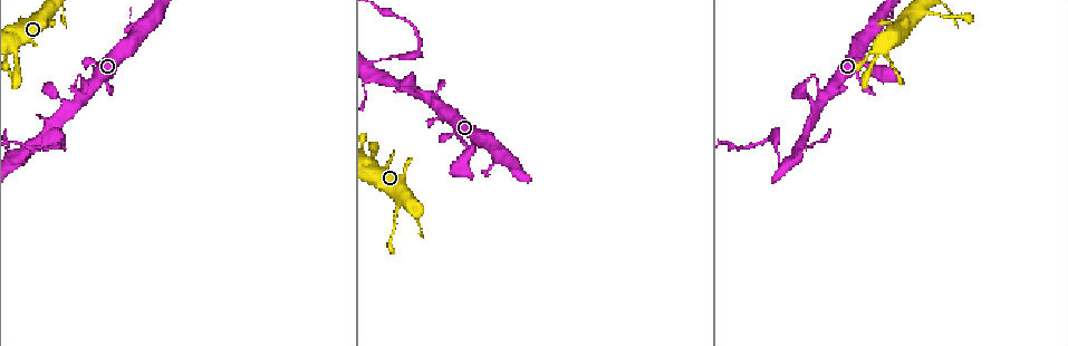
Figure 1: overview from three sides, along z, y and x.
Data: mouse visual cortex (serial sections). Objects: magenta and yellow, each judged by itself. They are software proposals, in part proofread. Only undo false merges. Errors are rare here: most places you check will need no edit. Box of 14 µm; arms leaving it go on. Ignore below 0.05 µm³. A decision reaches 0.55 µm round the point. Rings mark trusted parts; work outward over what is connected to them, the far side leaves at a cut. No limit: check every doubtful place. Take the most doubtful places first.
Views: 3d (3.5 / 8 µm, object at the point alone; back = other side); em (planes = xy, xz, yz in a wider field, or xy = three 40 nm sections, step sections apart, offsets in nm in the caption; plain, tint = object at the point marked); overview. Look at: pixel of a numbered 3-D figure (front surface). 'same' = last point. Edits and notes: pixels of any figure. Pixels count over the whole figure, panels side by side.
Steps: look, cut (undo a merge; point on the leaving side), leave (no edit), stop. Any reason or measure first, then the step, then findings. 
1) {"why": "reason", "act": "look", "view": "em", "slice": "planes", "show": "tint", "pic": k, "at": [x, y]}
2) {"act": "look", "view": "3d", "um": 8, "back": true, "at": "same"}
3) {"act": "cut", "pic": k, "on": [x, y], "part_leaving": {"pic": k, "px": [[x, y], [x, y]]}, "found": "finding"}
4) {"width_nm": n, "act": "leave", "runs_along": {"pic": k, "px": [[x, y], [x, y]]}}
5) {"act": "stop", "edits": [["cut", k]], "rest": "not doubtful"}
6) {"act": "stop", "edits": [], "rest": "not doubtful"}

{"why": "abrupt turn", "act": "look", "view": "3d", "um": 3.5, "pic": 1, "at": [397, 57]}

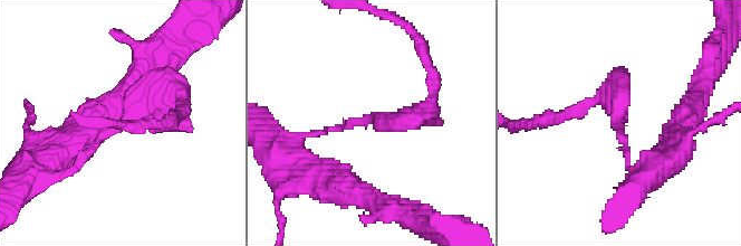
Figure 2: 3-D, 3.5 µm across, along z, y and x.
{"arm_widths_nm": [100, 300], "act": "look", "view": "em", "slice": "planes", "show": "tint", "pic": 2, "at": [617, 124]}

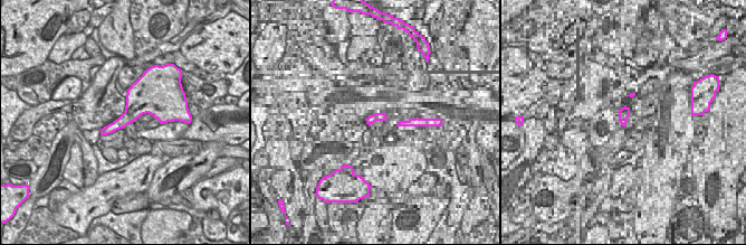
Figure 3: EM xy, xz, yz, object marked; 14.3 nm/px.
{"act": "leave", "found": "all the same cell"}

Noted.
{"why": "sudden change in width", "act": "look", "view": "3d", "um": 3.5, "pic": 1, "at": [762, 141]}

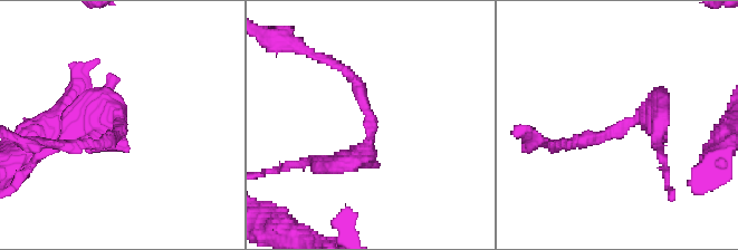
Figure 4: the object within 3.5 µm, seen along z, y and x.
{"arm_widths_nm": [200, 300], "act": "look", "view": "em", "slice": "xy", "step": 3, "show": "tint", "pic": 4, "at": [370, 125]}

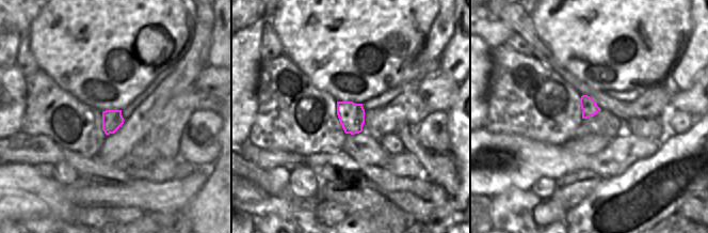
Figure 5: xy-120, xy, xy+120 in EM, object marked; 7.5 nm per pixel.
{"act": "cut", "pic": 4, "on": [597, 136], "found": "two cells meet here"}

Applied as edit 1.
{"why": "thick turns thin", "act": "look", "view": "3d", "um": 3.5, "pic": 1, "at": [374, 161]}

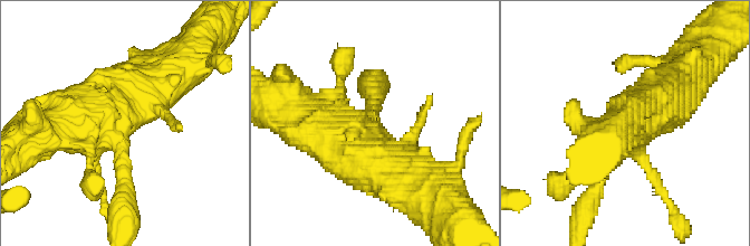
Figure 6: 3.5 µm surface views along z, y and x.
{"why": "now the EM", "act": "look", "view": "em", "slice": "planes", "show": "tint", "pic": 6, "at": [370, 123]}

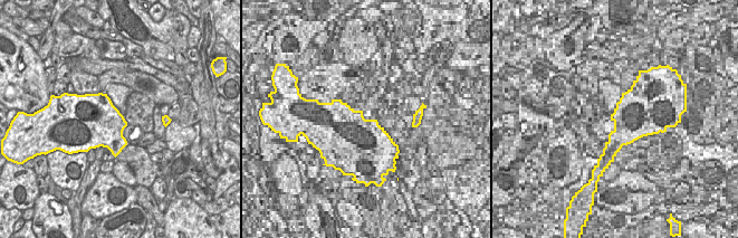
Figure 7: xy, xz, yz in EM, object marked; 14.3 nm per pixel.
{"act": "leave", "runs_along": {"pic": 6, "px": [[667, 97], [624, 139], [587, 207]]}, "found": "one cell here"}

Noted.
{"act": "stop", "edits": [["cut", 4]], "rest": "not doubtful"}

